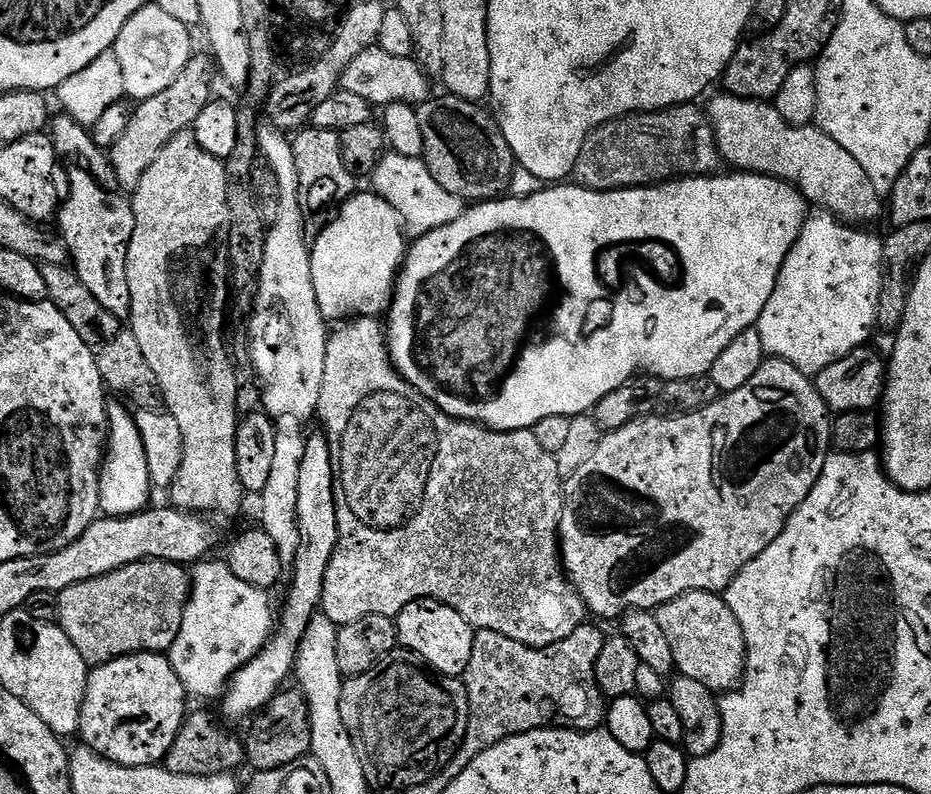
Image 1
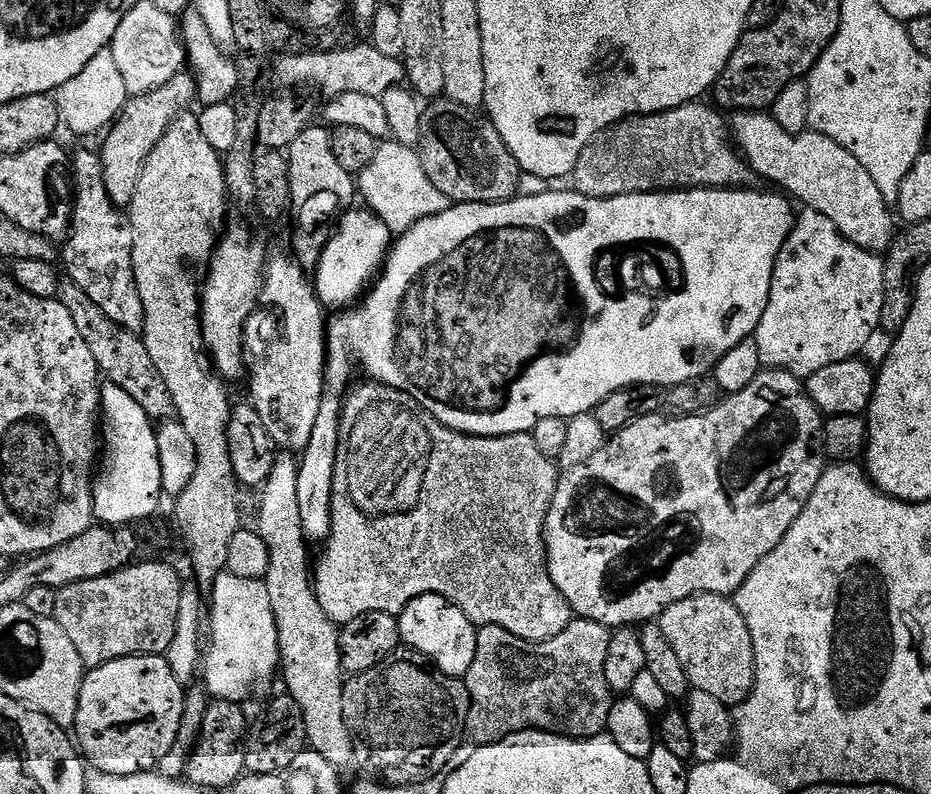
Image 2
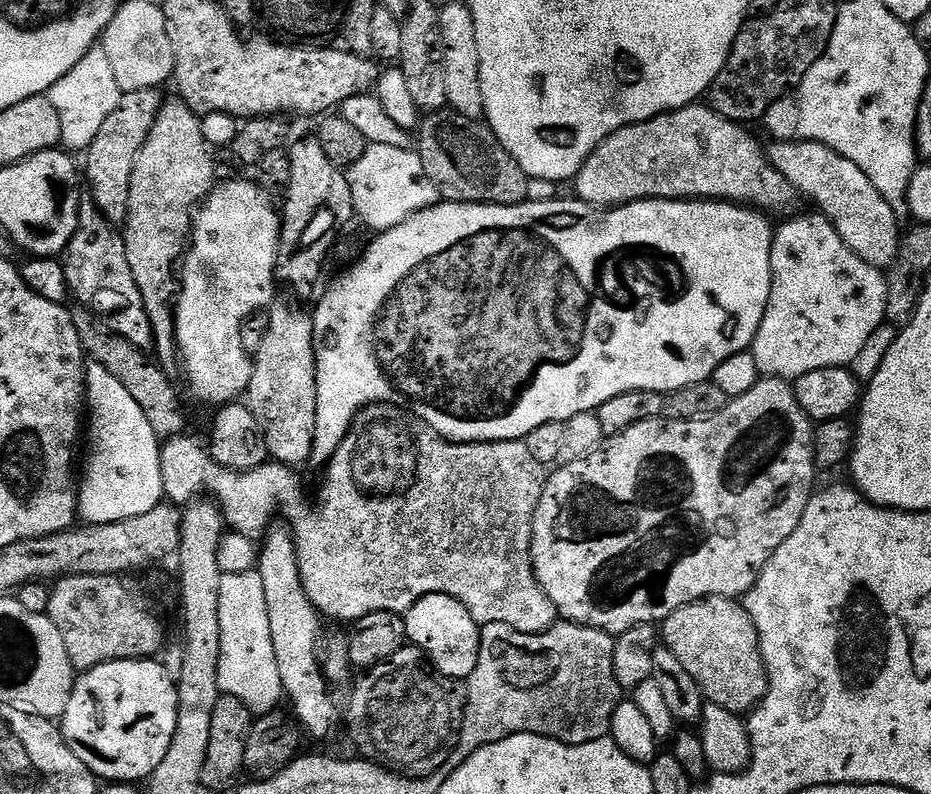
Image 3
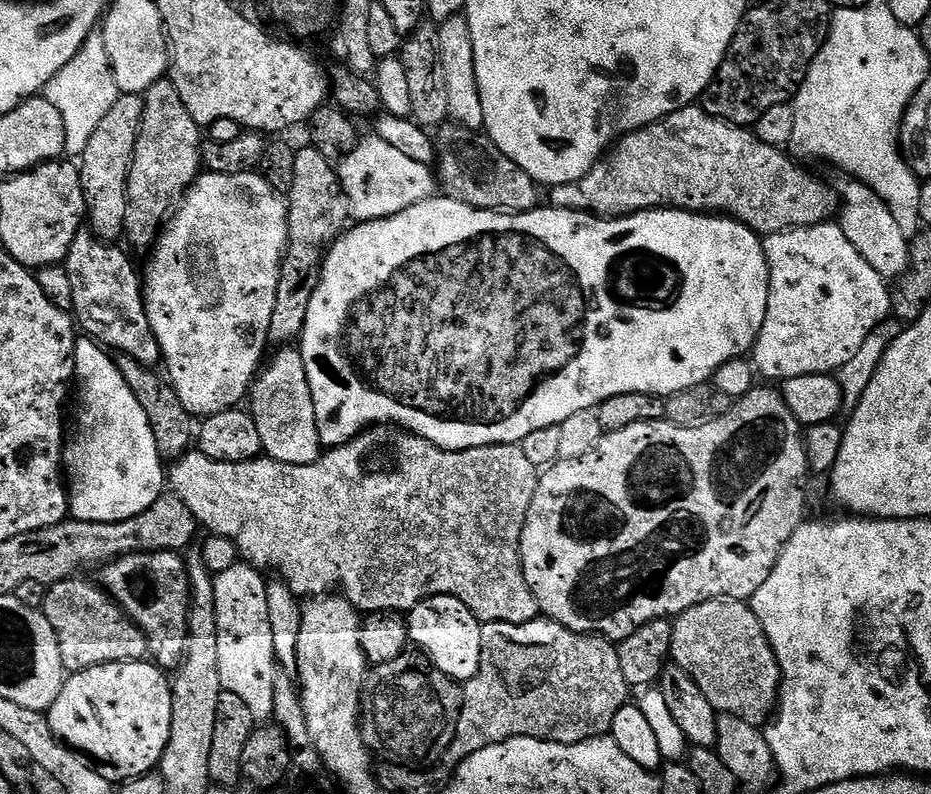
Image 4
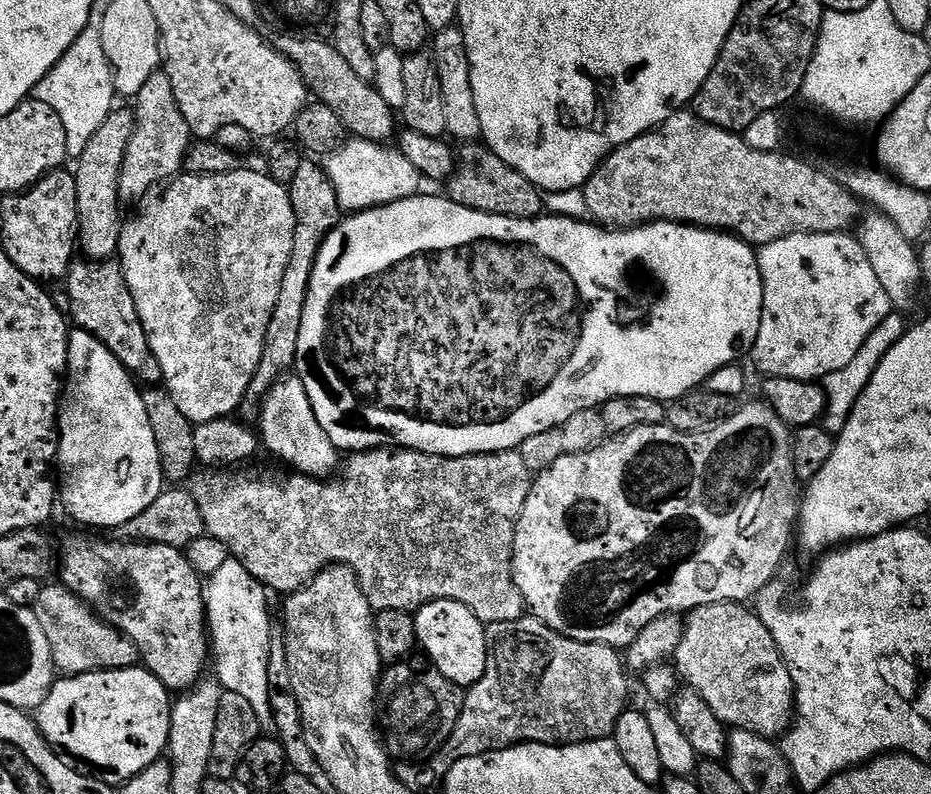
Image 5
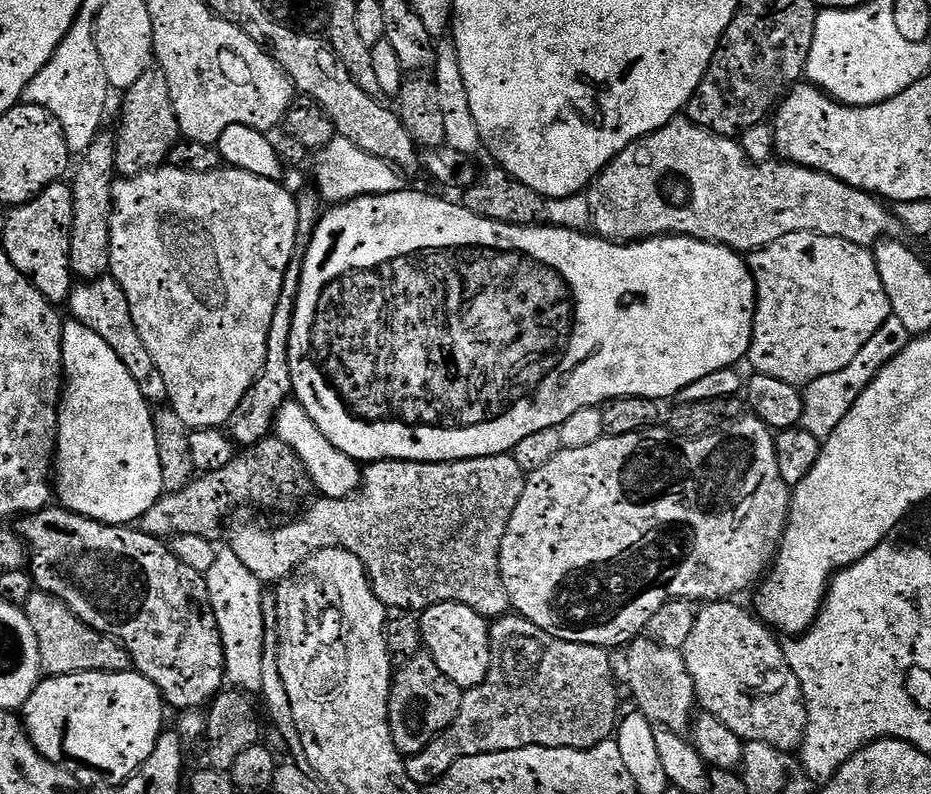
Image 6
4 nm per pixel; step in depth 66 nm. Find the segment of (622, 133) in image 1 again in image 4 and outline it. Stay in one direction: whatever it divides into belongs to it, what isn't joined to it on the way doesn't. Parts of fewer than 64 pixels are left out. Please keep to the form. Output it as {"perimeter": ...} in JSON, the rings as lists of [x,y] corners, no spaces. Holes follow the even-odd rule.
{"perimeter":[[[689,106],[678,110],[674,114],[670,114],[666,118],[662,118],[658,122],[654,122],[650,126],[639,128],[638,131],[631,132],[628,136],[621,136],[612,145],[610,151],[601,156],[600,161],[584,175],[583,180],[580,181],[580,185],[586,194],[586,202],[588,203],[587,211],[605,218],[632,216],[635,212],[645,212],[651,208],[677,208],[683,212],[702,212],[705,214],[730,216],[733,220],[742,222],[750,230],[757,232],[761,237],[775,237],[779,232],[785,232],[787,228],[809,228],[815,224],[823,224],[831,221],[837,215],[841,205],[840,197],[835,187],[831,188],[830,185],[823,184],[822,181],[811,176],[806,169],[799,168],[787,156],[788,154],[787,151],[775,148],[774,146],[766,146],[766,142],[762,142],[756,137],[755,131],[748,128],[740,128],[736,124],[727,124],[724,120],[714,118],[710,114],[706,114],[703,106]]]}

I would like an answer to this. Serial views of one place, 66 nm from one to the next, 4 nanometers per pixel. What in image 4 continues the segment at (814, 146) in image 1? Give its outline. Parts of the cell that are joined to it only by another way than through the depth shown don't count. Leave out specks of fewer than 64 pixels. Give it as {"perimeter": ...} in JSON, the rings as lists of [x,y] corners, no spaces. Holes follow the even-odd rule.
{"perimeter":[[[851,178],[844,181],[845,184],[838,188],[841,202],[838,209],[840,228],[846,238],[850,238],[850,246],[854,246],[854,250],[858,250],[858,254],[862,254],[862,258],[866,258],[866,262],[870,262],[870,266],[874,266],[874,270],[878,270],[884,280],[895,281],[904,273],[907,265],[910,240],[903,236],[886,202],[870,186]]]}

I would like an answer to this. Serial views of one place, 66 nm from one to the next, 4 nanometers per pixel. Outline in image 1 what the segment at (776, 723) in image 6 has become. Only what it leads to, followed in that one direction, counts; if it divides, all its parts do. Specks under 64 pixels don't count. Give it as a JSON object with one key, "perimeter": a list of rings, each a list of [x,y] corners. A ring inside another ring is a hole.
{"perimeter":[[[690,591],[672,599],[670,603],[663,604],[655,609],[654,615],[658,620],[665,637],[672,648],[674,667],[679,675],[686,676],[716,694],[733,691],[744,677],[745,668],[745,636],[738,620],[734,618],[733,611],[719,593],[708,591]]]}

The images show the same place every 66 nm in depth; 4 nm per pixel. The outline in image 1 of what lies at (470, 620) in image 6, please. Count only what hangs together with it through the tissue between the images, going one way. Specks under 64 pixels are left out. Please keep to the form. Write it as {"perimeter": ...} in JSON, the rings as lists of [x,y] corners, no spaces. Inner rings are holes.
{"perimeter":[[[416,600],[416,608],[401,610],[396,621],[397,643],[415,653],[429,667],[444,676],[463,677],[470,662],[470,650],[474,650],[476,632],[456,610],[436,600]]]}

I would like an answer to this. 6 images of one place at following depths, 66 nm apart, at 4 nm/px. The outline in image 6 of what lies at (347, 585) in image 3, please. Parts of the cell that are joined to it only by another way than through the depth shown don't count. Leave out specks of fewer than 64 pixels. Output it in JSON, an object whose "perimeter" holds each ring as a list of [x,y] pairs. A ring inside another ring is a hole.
{"perimeter":[[[510,454],[479,456],[473,460],[447,460],[441,464],[427,464],[413,460],[378,460],[369,463],[363,469],[360,487],[352,495],[337,500],[316,498],[316,501],[297,520],[292,520],[289,524],[282,525],[281,528],[267,528],[266,525],[255,524],[252,520],[246,521],[245,524],[236,524],[228,532],[227,547],[234,554],[238,554],[238,559],[244,563],[246,570],[250,570],[250,574],[254,574],[254,578],[258,578],[260,583],[265,586],[275,586],[281,580],[289,579],[307,561],[309,556],[325,552],[327,548],[341,548],[360,559],[362,566],[368,572],[368,581],[372,584],[374,594],[387,609],[401,608],[407,612],[419,614],[425,608],[435,604],[458,602],[462,606],[470,606],[470,610],[474,610],[485,618],[499,618],[505,615],[510,608],[506,586],[502,586],[502,574],[500,573],[502,538],[506,534],[506,526],[510,526],[510,514],[514,514],[514,506],[518,506],[518,498],[522,498],[525,479],[526,474],[522,470],[522,466],[518,466],[518,462]]]}

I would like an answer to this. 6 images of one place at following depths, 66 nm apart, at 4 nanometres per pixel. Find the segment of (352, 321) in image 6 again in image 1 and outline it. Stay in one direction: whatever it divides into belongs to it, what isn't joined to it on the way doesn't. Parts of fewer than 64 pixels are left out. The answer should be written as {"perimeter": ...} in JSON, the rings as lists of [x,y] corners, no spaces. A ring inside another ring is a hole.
{"perimeter":[[[732,170],[727,174],[729,176],[720,176],[721,174],[685,176],[669,180],[663,184],[653,184],[646,188],[616,188],[612,192],[596,192],[592,188],[577,186],[572,182],[569,184],[564,184],[568,182],[560,182],[557,183],[560,184],[557,188],[545,186],[540,193],[534,193],[530,197],[512,196],[511,198],[497,198],[473,203],[473,208],[471,206],[463,211],[456,221],[450,222],[449,225],[444,225],[440,229],[430,230],[426,235],[413,239],[407,249],[404,262],[400,265],[400,274],[396,278],[392,302],[386,313],[388,354],[393,367],[408,385],[423,394],[434,406],[442,409],[447,416],[452,416],[456,420],[469,420],[471,424],[482,424],[485,428],[492,428],[496,432],[513,432],[523,428],[532,430],[535,429],[538,422],[542,422],[542,418],[583,416],[591,413],[594,405],[602,402],[602,398],[606,398],[606,394],[610,394],[610,390],[618,390],[618,386],[627,384],[637,373],[647,374],[649,377],[659,378],[665,382],[685,380],[695,376],[708,376],[719,355],[744,331],[755,329],[766,302],[770,302],[770,294],[774,294],[774,286],[778,282],[782,262],[786,262],[786,254],[790,254],[794,242],[798,242],[798,234],[810,215],[808,201],[800,195],[800,191],[793,184],[787,184],[785,180],[779,180],[773,176],[759,176],[757,172],[741,172],[739,170]],[[308,436],[304,441],[305,453],[299,471],[297,524],[301,534],[297,556],[290,565],[292,585],[284,600],[284,609],[279,609],[278,623],[266,646],[246,666],[242,666],[228,681],[222,697],[224,716],[228,720],[244,720],[255,717],[268,707],[277,692],[285,687],[284,679],[293,675],[298,646],[306,626],[320,608],[322,590],[326,582],[326,570],[334,550],[338,546],[338,510],[336,509],[336,485],[334,483],[334,457],[329,437]]]}

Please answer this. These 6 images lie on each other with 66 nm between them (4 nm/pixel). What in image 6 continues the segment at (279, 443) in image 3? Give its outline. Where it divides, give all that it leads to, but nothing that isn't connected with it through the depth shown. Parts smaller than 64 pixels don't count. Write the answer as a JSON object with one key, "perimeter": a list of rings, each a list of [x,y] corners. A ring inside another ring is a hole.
{"perimeter":[[[289,399],[288,403],[283,404],[278,410],[274,434],[282,442],[286,442],[286,446],[290,446],[290,450],[294,450],[294,454],[298,454],[302,466],[312,479],[313,489],[321,497],[337,500],[346,498],[359,489],[362,479],[361,465],[346,454],[342,454],[342,450],[338,450],[338,446],[334,446],[330,442],[330,438],[326,438],[326,434],[322,434],[322,430],[318,430],[318,426],[314,426],[314,418],[310,418],[310,414],[306,414],[306,410],[296,399]]]}

